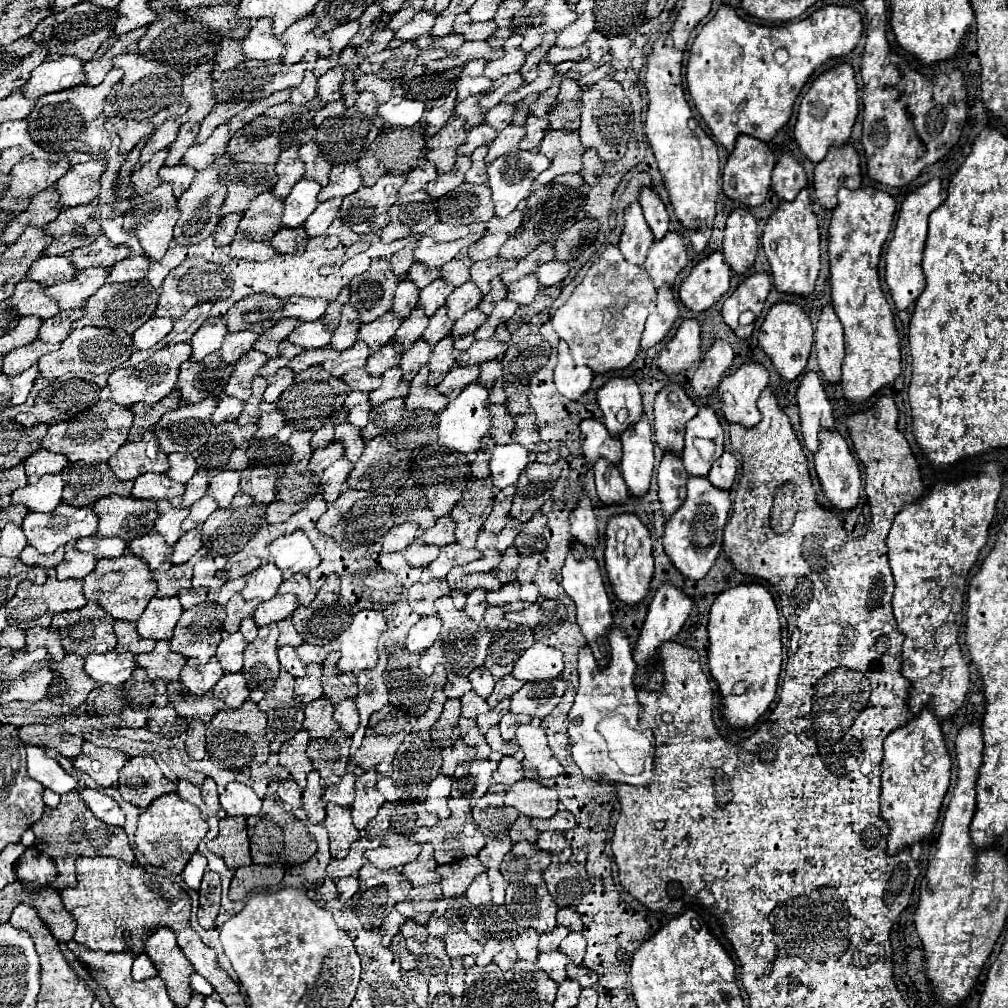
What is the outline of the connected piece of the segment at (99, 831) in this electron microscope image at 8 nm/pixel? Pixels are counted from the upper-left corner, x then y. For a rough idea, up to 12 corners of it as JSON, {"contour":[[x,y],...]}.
{"contour":[[77,799],[45,807],[29,849],[53,859],[49,887],[77,887],[75,859],[135,861],[125,831]]}

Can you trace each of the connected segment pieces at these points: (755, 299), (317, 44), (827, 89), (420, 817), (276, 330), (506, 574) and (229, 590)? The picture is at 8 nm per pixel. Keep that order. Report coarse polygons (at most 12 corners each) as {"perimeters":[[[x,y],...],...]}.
{"perimeters":[[[757,271],[743,279],[723,303],[723,319],[749,337],[753,325],[741,325],[743,311],[761,313],[771,277]],[[315,17],[296,21],[281,34],[287,65],[303,63],[309,51],[331,53],[329,39],[316,36]],[[849,63],[803,95],[795,141],[813,163],[847,143],[859,113]],[[385,801],[365,827],[379,847],[365,851],[377,857],[413,861],[419,843],[413,833],[435,825],[425,805]],[[297,319],[277,321],[259,335],[253,349],[267,357],[277,355],[277,345],[297,327]],[[516,547],[503,552],[493,573],[502,584],[516,579],[521,557]],[[246,576],[227,580],[220,589],[208,591],[211,601],[225,606],[245,587]]]}

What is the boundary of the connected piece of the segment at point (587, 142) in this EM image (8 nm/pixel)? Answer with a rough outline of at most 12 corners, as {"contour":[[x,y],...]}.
{"contour":[[615,79],[581,85],[579,141],[601,161],[625,155],[631,101]]}

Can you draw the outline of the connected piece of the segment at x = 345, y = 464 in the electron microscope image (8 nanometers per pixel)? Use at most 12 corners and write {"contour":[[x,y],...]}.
{"contour":[[339,459],[321,475],[321,495],[333,503],[353,463]]}

